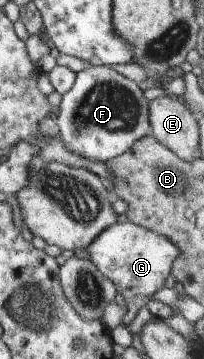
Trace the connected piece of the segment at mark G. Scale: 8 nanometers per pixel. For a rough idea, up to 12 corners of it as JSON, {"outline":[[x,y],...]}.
{"outline":[[129,221],[82,250],[113,283],[133,320],[180,253]]}

